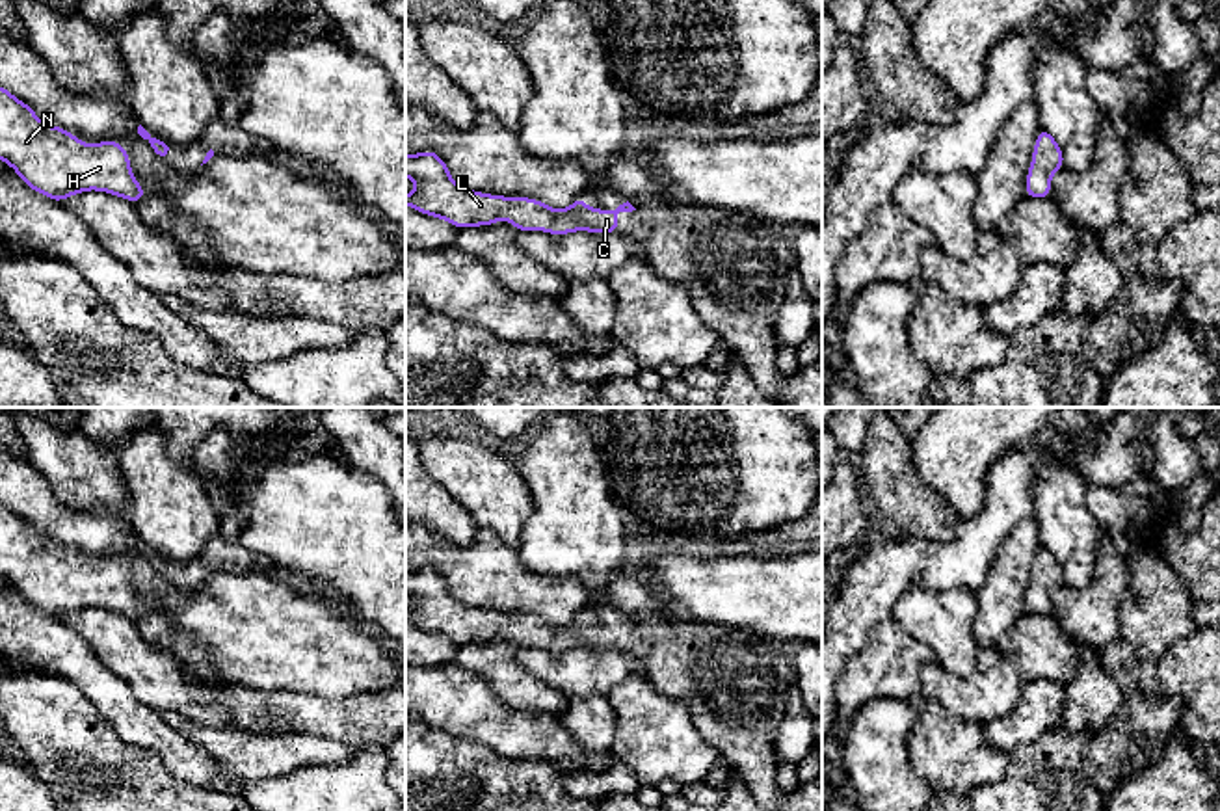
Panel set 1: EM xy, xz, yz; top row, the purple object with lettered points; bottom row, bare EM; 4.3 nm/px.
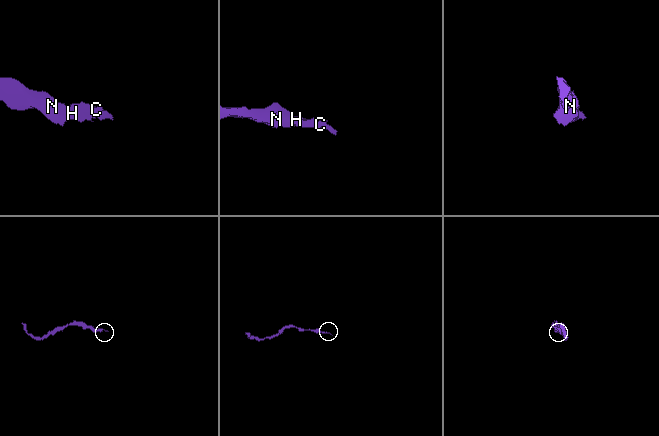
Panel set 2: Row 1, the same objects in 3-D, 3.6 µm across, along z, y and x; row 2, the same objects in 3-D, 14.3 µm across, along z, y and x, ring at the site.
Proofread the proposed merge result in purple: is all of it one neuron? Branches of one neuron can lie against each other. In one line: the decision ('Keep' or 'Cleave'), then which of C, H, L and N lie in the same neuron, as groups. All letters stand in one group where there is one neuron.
Keep. Groups: C H L N

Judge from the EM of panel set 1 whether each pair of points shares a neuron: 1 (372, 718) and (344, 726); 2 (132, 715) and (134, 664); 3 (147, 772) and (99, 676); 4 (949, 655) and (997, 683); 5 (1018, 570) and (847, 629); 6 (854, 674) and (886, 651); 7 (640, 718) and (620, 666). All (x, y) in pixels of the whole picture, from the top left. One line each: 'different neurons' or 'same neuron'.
1: same neuron
2: different neurons
3: different neurons
4: different neurons
5: different neurons
6: same neuron
7: different neurons

